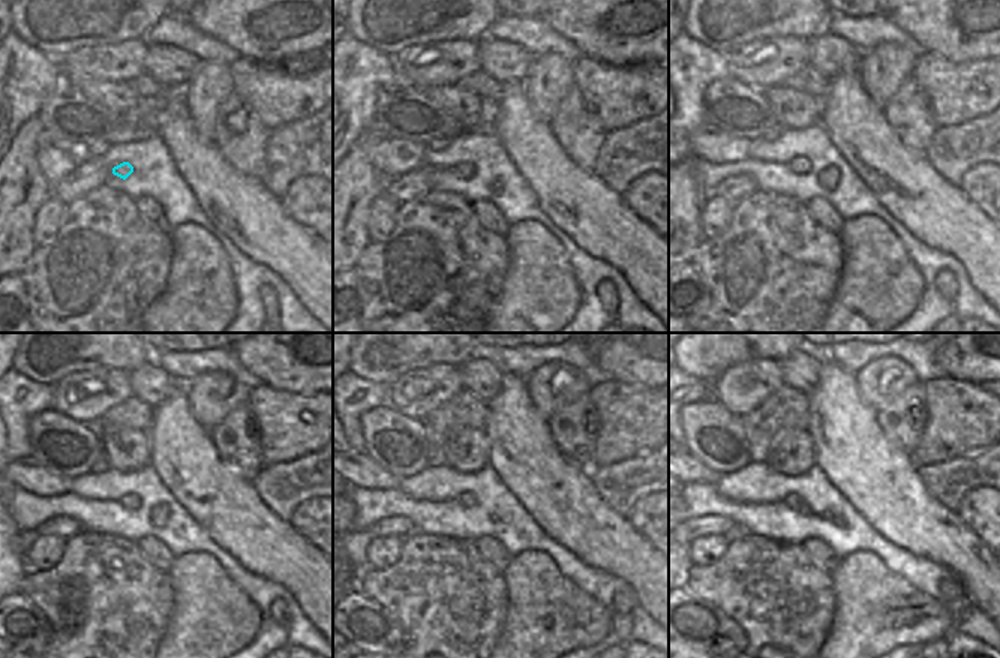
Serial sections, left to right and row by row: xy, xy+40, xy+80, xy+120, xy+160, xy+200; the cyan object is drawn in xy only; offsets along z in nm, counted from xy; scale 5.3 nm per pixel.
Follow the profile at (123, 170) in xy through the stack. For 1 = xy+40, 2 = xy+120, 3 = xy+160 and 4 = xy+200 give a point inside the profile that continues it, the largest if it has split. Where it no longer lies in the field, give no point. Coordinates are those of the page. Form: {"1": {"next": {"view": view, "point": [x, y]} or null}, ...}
{"1": {"next": {"view": "xy+40", "point": [465, 170]}}, "2": {"next": {"view": "xy+120", "point": [129, 501]}}, "3": {"next": {"view": "xy+160", "point": [468, 501]}}, "4": {"next": {"view": "xy+200", "point": [801, 504]}}}

